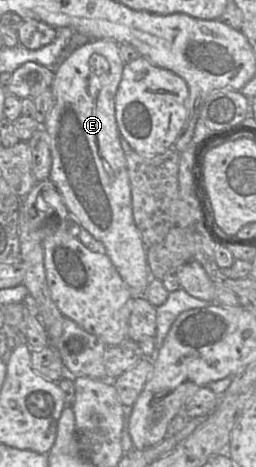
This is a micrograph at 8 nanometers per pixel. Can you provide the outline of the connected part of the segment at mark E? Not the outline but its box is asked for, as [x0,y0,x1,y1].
[41,40,151,295]

